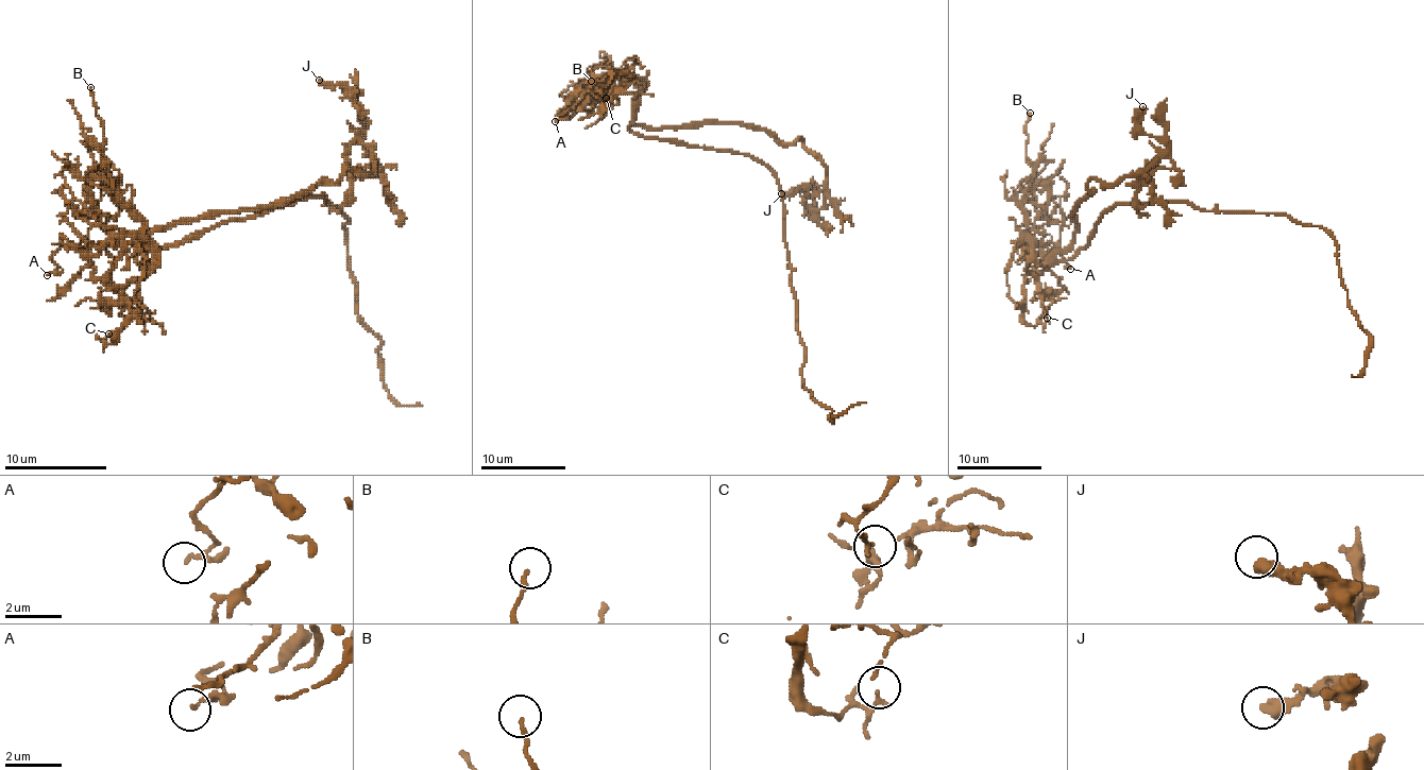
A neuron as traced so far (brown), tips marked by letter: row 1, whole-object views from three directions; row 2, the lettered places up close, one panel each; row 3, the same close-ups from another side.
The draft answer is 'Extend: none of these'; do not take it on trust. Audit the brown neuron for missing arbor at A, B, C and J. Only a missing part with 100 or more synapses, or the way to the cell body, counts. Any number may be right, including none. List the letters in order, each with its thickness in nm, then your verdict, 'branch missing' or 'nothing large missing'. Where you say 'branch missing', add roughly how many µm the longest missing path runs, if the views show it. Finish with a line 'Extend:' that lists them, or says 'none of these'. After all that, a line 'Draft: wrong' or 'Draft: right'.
A: 140 nm | nothing large missing
B: 140 nm | nothing large missing
C: 90 nm | nothing large missing
J: 420 nm | nothing large missing
Extend: none of these
Draft: right

